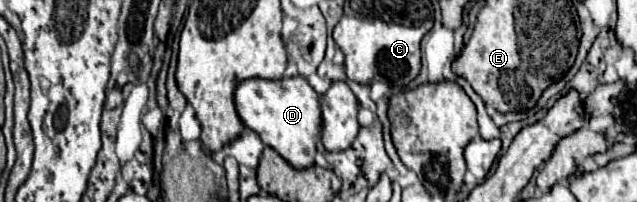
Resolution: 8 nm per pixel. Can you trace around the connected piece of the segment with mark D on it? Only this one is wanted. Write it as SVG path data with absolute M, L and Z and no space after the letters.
M248 78L238 82L234 102L242 124L254 130L262 142L274 148L286 162L290 162L294 168L308 168L314 164L316 140L320 134L320 104L318 94L306 82L306 78Z

